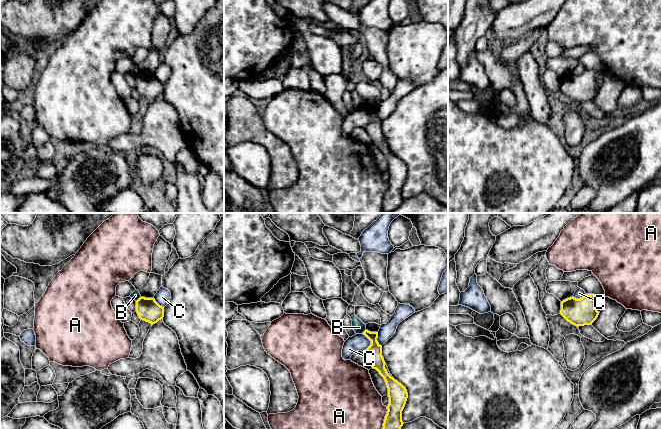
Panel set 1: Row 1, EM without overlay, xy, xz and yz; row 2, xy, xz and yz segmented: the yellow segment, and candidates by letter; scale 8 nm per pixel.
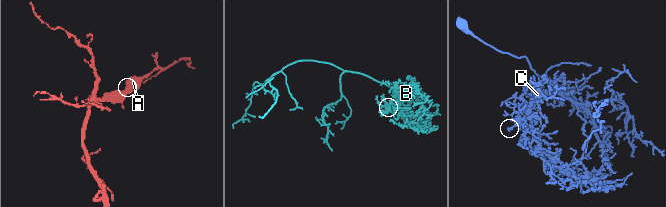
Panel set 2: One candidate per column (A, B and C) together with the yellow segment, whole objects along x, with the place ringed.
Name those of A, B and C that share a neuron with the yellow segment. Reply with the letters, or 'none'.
none

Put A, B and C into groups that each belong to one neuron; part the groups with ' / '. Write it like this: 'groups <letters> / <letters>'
groups A / B / C

